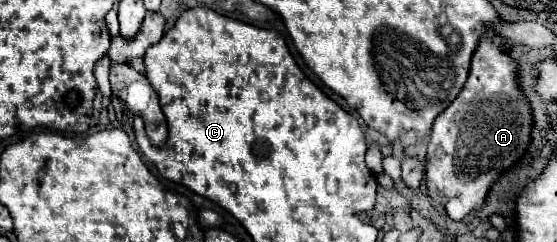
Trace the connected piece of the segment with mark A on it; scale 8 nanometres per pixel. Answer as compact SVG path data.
M484 39L472 53L470 73L462 91L450 103L450 107L446 107L436 117L432 125L426 155L426 191L430 199L440 203L450 219L454 221L464 219L472 209L484 203L484 197L490 185L498 179L498 175L510 169L524 155L530 143L530 129L532 113L516 83L516 63L498 45L494 45L490 39Z

